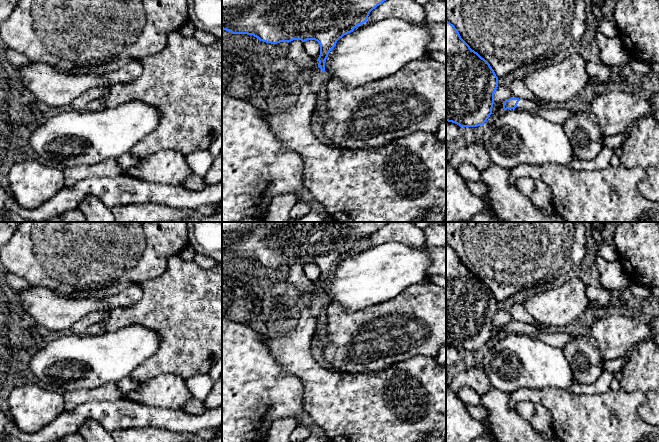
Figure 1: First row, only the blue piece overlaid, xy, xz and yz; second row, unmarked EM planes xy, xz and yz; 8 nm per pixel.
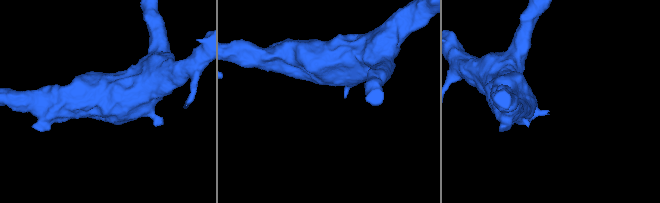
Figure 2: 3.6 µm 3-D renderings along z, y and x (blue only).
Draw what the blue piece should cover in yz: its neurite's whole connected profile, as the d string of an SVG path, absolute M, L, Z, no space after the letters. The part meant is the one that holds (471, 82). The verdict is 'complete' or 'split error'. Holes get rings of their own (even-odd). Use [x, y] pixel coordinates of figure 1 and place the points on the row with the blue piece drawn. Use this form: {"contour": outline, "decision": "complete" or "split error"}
{"contour": "M446 20L446 121L460 127L484 125L492 114L498 77L490 64L461 38Z", "decision": "complete"}

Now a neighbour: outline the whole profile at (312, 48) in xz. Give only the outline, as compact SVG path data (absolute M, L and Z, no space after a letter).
M307 40L304 43L305 52L313 59L318 59L320 55L320 45L315 40Z

